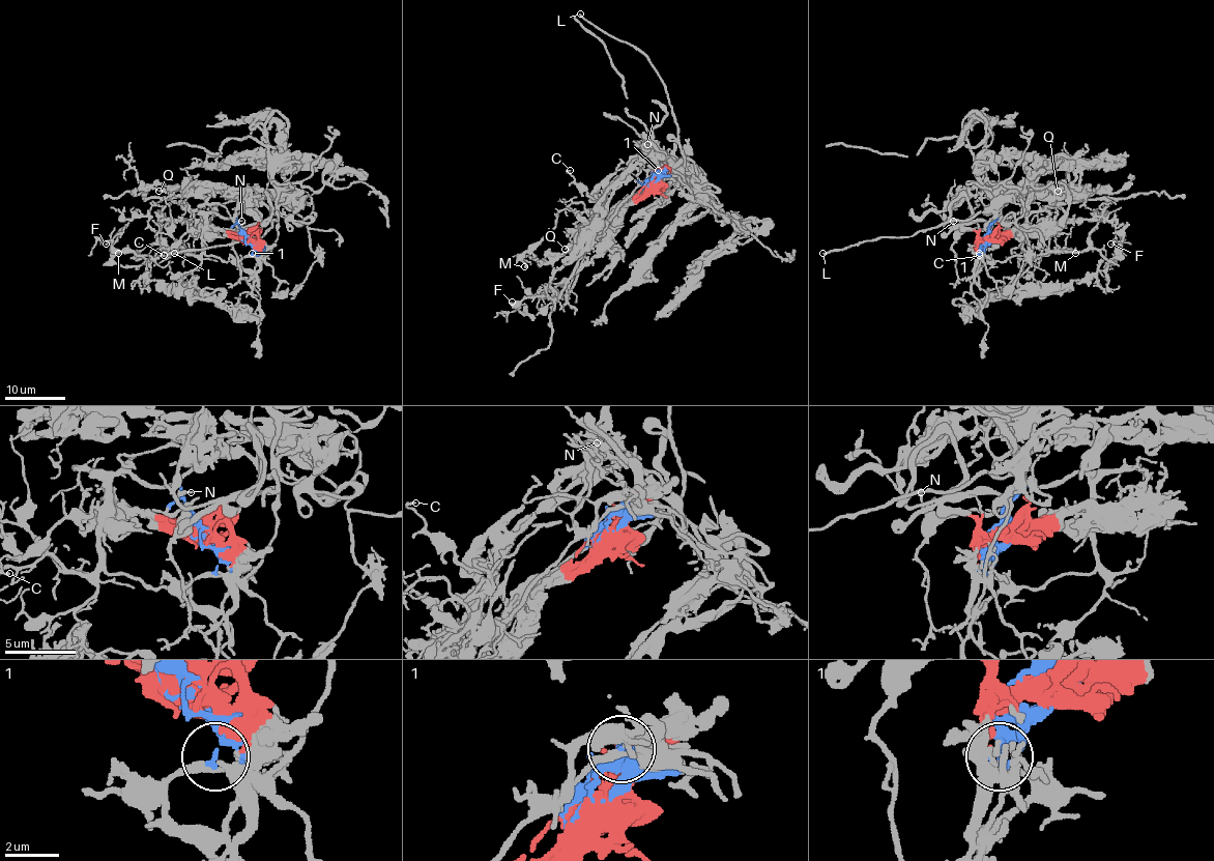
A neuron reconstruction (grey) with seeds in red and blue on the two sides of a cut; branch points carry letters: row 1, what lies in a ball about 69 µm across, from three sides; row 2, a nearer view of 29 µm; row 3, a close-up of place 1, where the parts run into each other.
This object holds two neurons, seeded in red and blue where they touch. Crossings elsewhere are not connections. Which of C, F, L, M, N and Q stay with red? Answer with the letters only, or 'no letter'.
Q

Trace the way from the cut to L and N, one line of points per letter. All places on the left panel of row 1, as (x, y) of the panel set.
L: (244, 238), (237, 216), (251, 205), (265, 205), (276, 212), (278, 220), (273, 220), (262, 236), (173, 253)
N: (244, 238), (241, 228), (234, 223), (231, 229), (237, 228), (238, 231), (235, 223), (241, 220)

